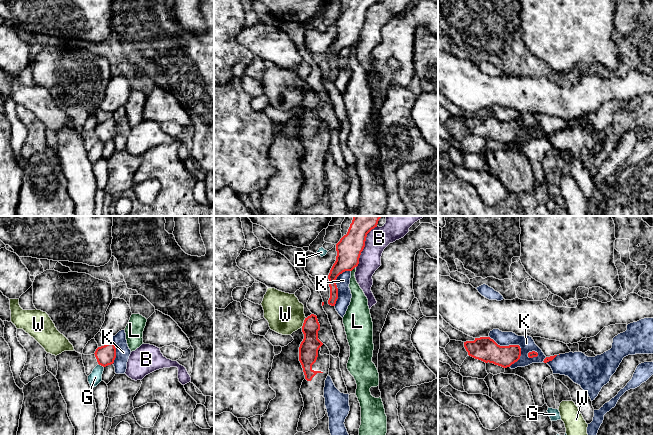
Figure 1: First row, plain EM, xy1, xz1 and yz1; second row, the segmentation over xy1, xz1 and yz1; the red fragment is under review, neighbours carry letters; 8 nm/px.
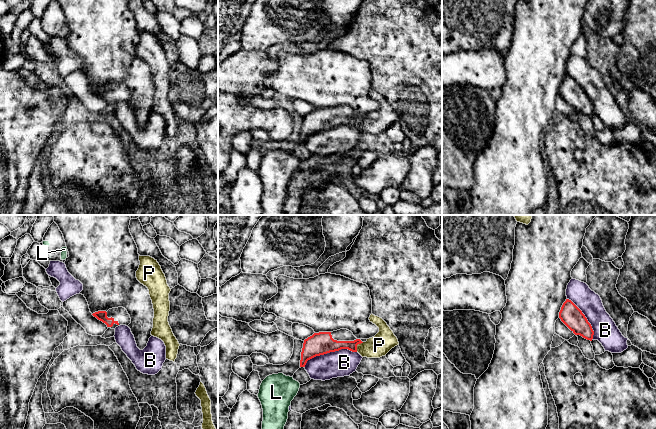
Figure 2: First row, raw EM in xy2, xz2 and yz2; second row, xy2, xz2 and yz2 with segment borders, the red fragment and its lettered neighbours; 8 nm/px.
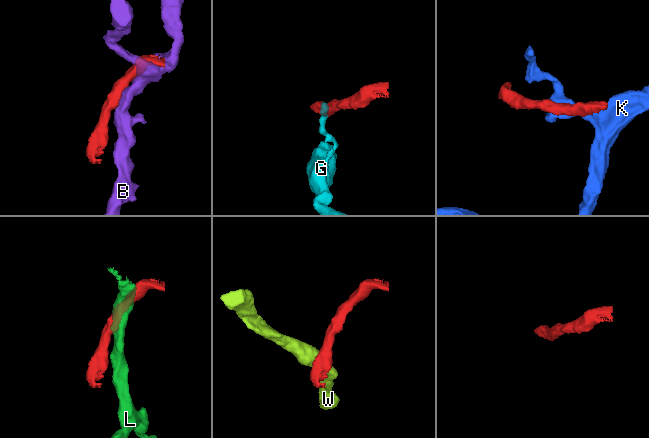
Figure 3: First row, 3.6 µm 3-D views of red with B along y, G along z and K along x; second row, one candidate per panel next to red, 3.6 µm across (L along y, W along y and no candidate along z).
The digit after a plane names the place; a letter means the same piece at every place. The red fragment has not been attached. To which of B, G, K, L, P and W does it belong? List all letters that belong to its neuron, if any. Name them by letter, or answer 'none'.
P

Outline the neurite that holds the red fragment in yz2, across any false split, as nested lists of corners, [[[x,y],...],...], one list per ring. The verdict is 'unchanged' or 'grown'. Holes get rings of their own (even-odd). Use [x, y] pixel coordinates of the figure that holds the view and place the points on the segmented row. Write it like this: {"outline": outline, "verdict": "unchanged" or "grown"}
{"outline": [[[569,299],[563,303],[559,312],[561,321],[575,334],[592,341],[594,331],[582,311]]], "verdict": "unchanged"}

